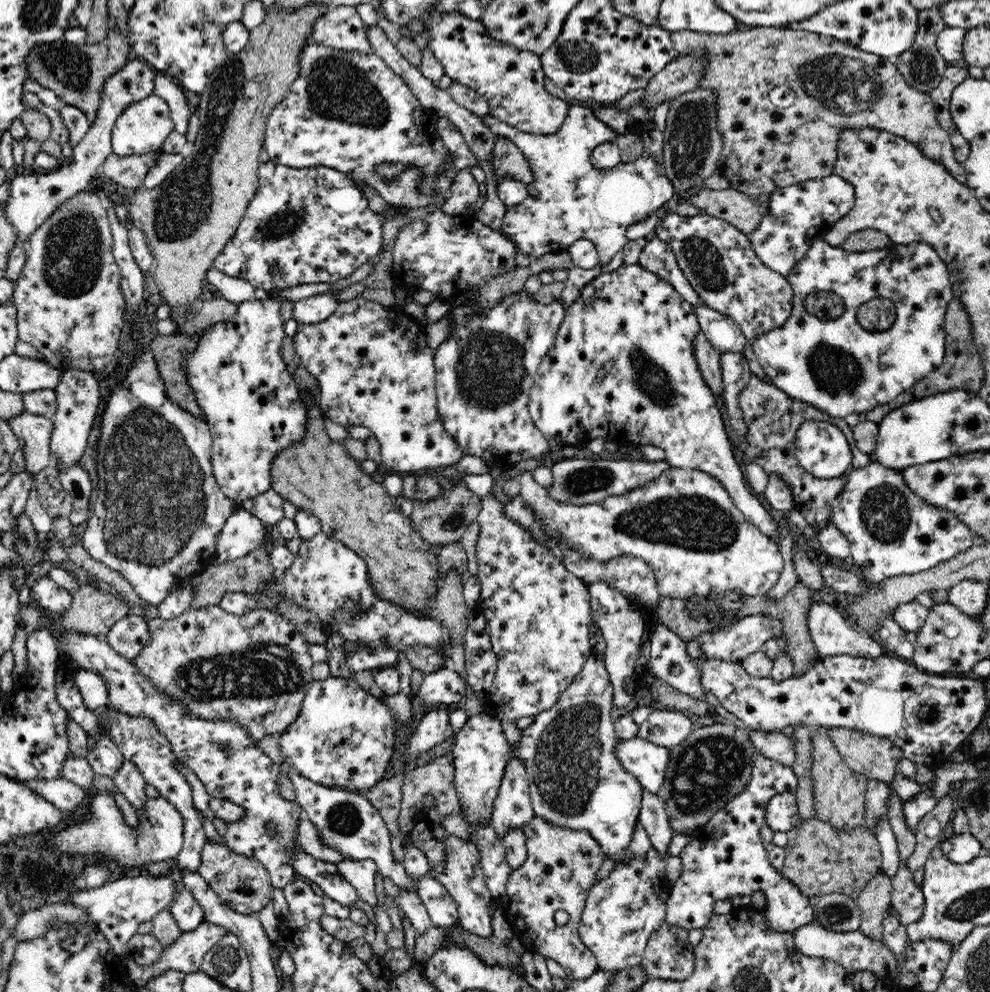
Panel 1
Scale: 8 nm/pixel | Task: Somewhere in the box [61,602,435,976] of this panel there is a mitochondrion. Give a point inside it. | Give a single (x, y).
(267, 669)

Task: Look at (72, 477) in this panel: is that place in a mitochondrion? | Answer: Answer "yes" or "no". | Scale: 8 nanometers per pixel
no

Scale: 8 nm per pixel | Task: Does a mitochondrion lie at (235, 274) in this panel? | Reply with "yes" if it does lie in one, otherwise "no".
no

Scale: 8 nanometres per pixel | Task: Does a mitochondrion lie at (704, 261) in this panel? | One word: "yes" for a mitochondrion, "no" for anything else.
yes

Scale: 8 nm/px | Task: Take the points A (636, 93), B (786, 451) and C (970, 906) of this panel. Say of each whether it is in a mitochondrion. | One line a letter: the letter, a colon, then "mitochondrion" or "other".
A: other
B: other
C: mitochondrion

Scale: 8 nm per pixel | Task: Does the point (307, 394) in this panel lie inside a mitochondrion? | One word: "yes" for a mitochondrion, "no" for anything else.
no

